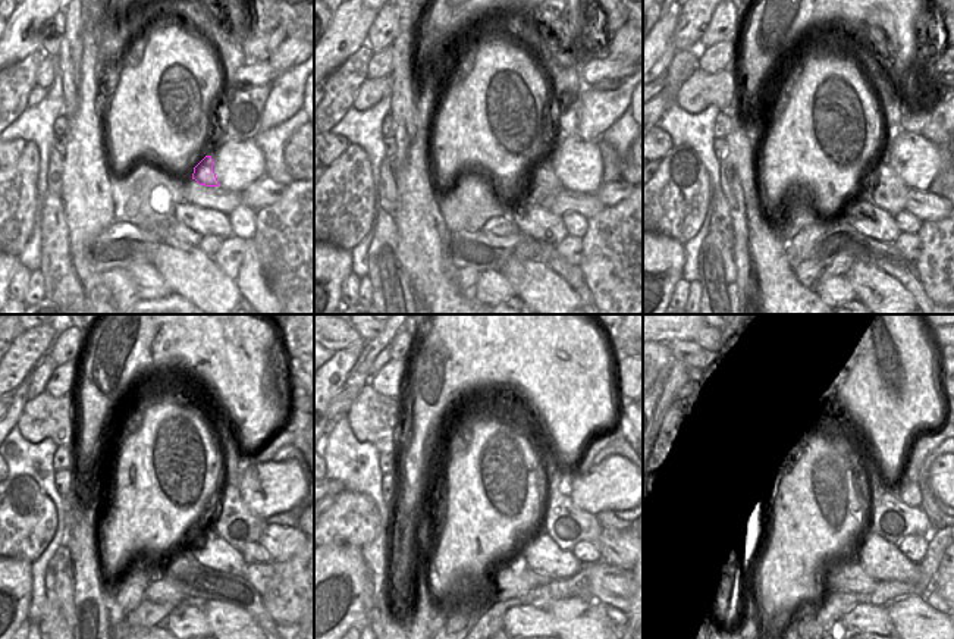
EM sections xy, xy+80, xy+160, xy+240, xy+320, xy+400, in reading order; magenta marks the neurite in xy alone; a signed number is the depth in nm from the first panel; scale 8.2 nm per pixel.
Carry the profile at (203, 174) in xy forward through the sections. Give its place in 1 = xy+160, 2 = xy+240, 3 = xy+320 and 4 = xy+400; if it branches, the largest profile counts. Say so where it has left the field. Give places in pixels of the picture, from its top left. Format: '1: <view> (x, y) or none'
1: xy+160 (890, 193)
2: xy+240 (237, 523)
3: xy+320 (562, 520)
4: xy+400 (893, 520)

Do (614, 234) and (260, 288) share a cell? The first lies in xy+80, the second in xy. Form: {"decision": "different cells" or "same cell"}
{"decision": "different cells"}

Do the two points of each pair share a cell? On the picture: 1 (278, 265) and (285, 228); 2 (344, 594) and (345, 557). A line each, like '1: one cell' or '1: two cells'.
1: one cell
2: one cell

